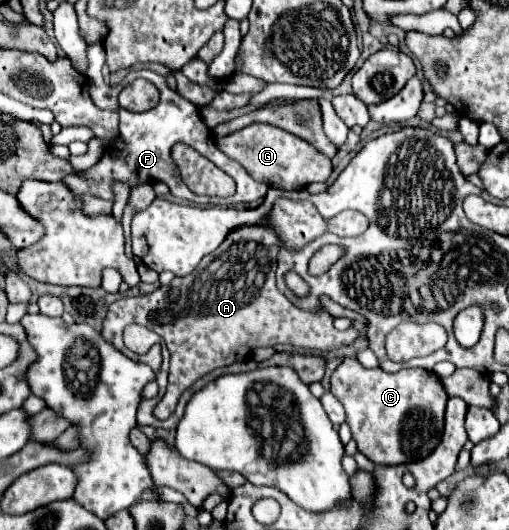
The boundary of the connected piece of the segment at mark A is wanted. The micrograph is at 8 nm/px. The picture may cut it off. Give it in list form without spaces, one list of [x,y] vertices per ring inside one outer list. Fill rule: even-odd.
[[[278,198],[266,214],[264,224],[234,228],[212,254],[202,258],[192,274],[174,278],[168,286],[160,286],[152,294],[122,298],[110,304],[102,336],[124,354],[130,352],[122,344],[122,328],[128,324],[142,324],[164,338],[170,350],[170,376],[166,394],[154,408],[158,420],[166,420],[174,412],[180,394],[200,376],[246,356],[250,358],[254,344],[256,348],[290,344],[322,352],[344,348],[356,340],[356,328],[334,332],[334,318],[328,312],[304,312],[290,304],[276,288],[276,260],[280,248],[298,252],[298,248],[310,244],[310,240],[326,230],[338,236],[358,236],[366,228],[368,218],[360,212],[348,210],[324,220],[316,208],[308,208],[308,202]]]

